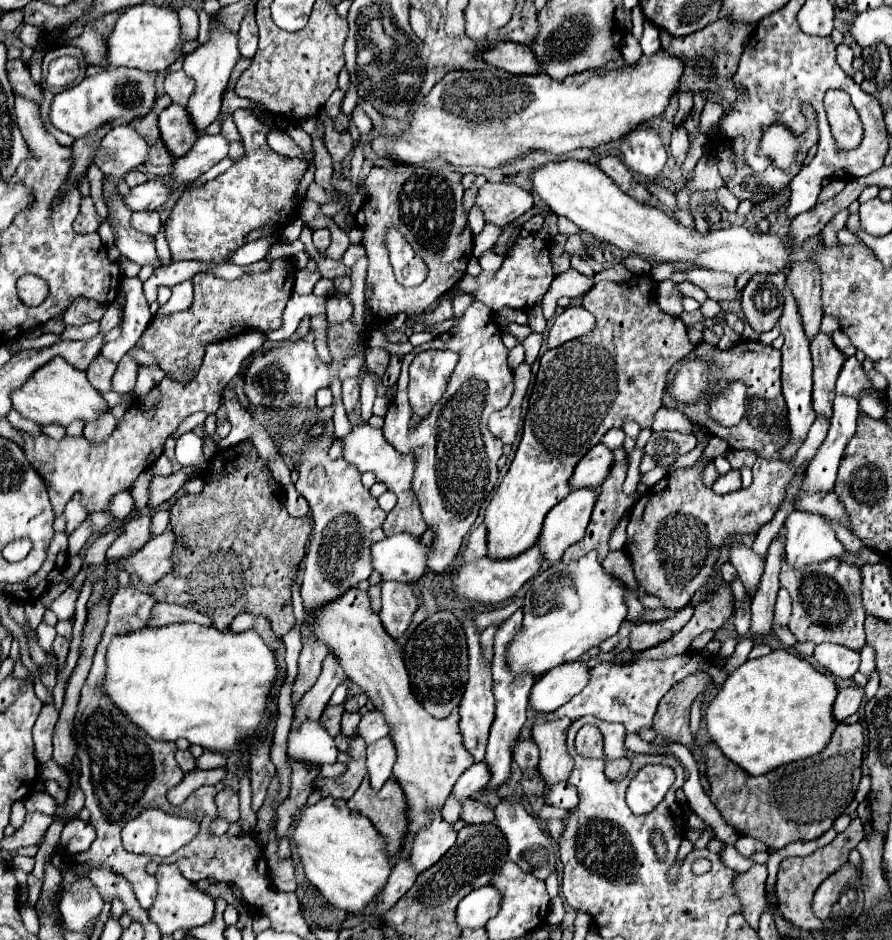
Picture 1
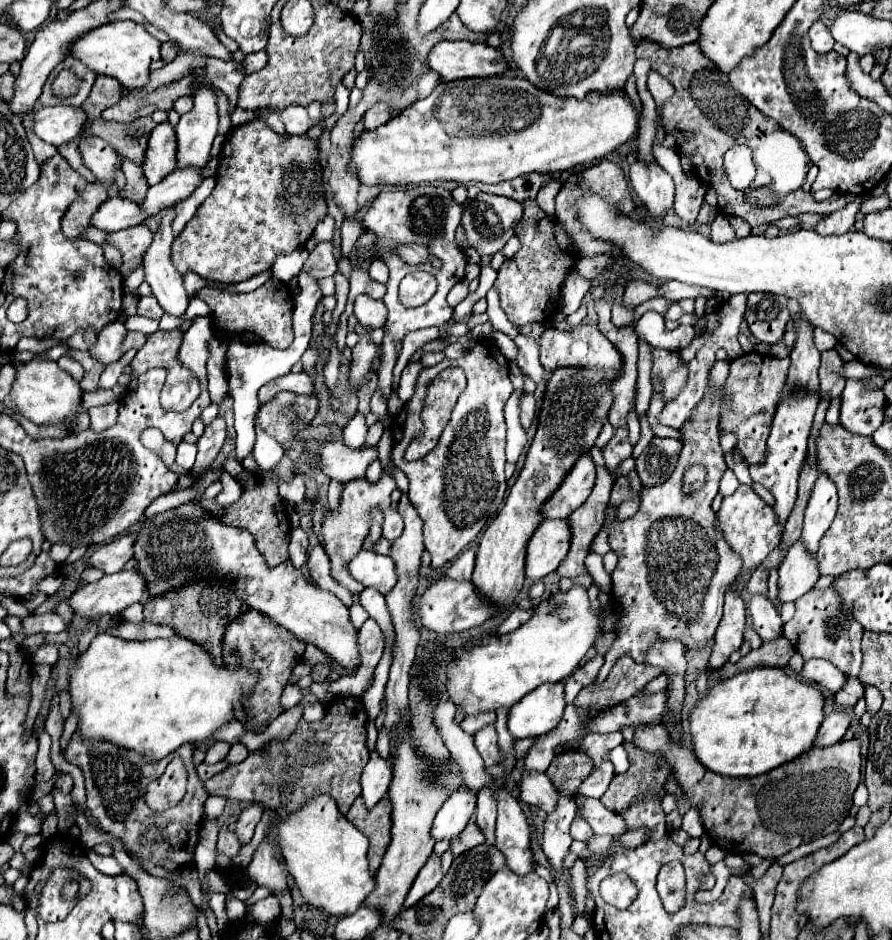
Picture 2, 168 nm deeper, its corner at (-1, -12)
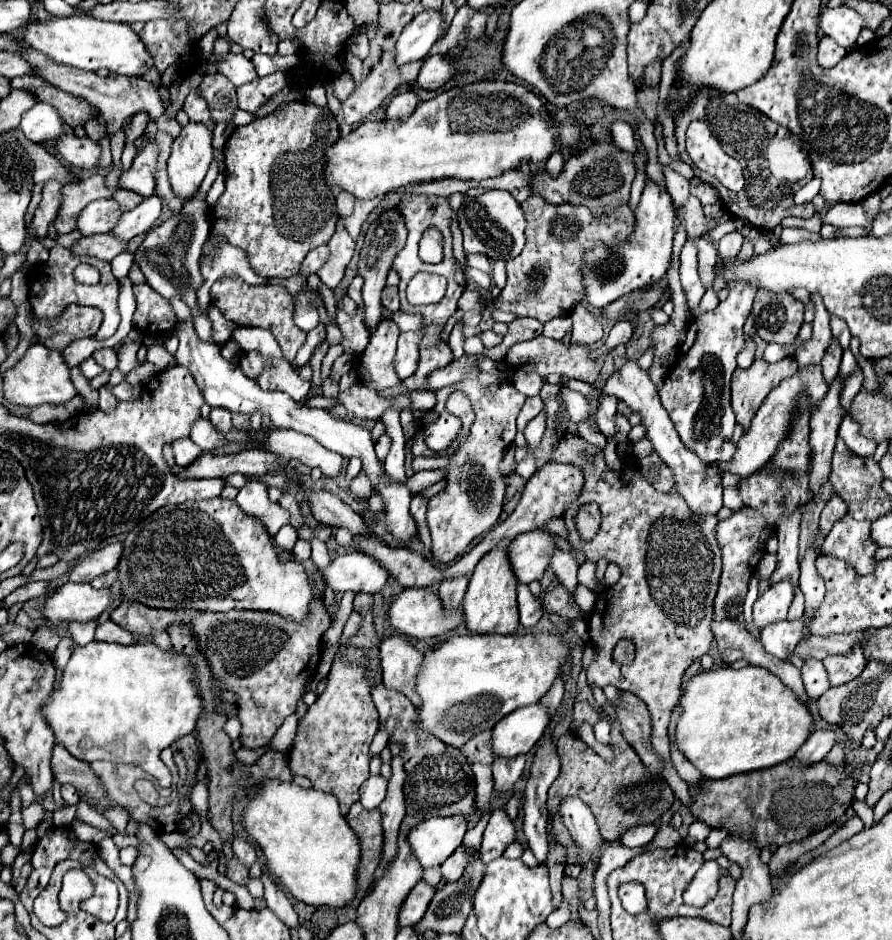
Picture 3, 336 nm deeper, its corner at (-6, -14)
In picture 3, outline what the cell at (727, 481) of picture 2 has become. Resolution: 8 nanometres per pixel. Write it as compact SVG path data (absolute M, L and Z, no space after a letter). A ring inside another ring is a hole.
M735 486L723 490L723 504L725 504L727 508L731 508L731 510L739 510L739 508L743 508L743 502L741 502L741 498L739 498Z

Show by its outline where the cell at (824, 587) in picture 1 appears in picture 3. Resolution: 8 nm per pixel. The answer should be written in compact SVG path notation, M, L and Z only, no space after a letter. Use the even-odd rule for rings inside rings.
M855 646L847 654L827 656L823 660L823 664L825 664L825 670L829 674L831 686L839 686L839 684L845 684L845 682L857 678L863 672L867 662L865 662L863 650L859 646Z

